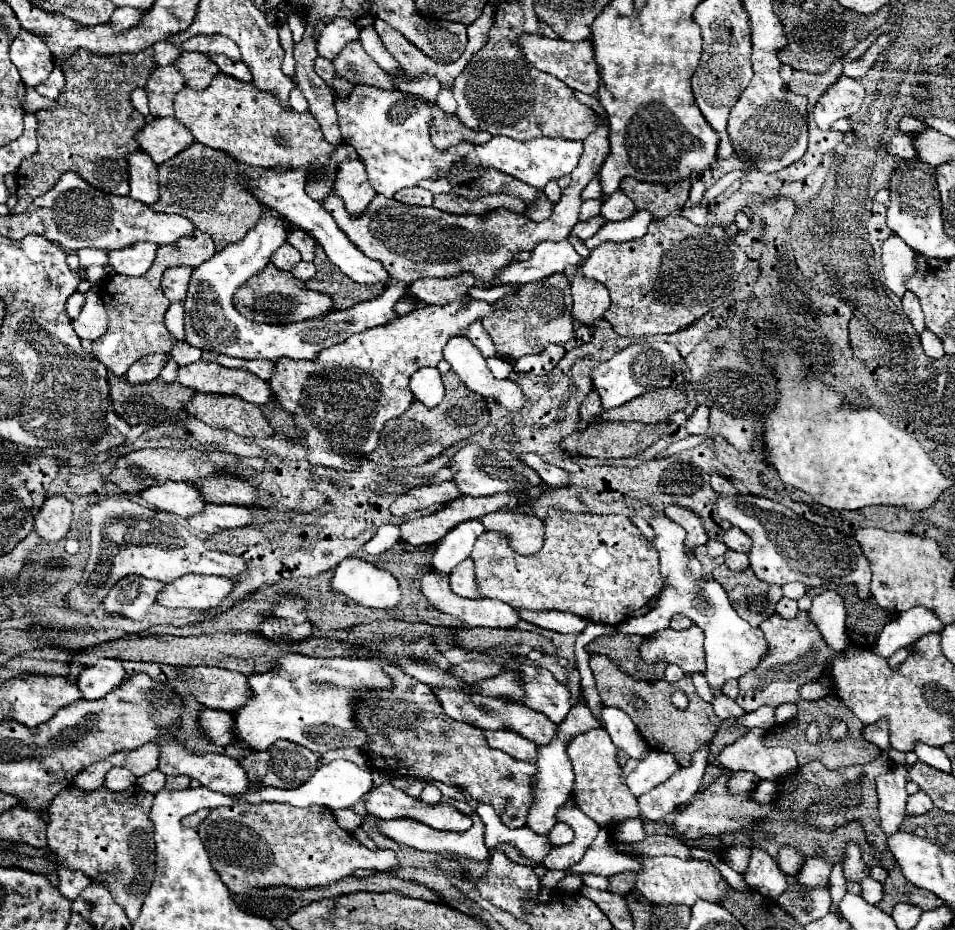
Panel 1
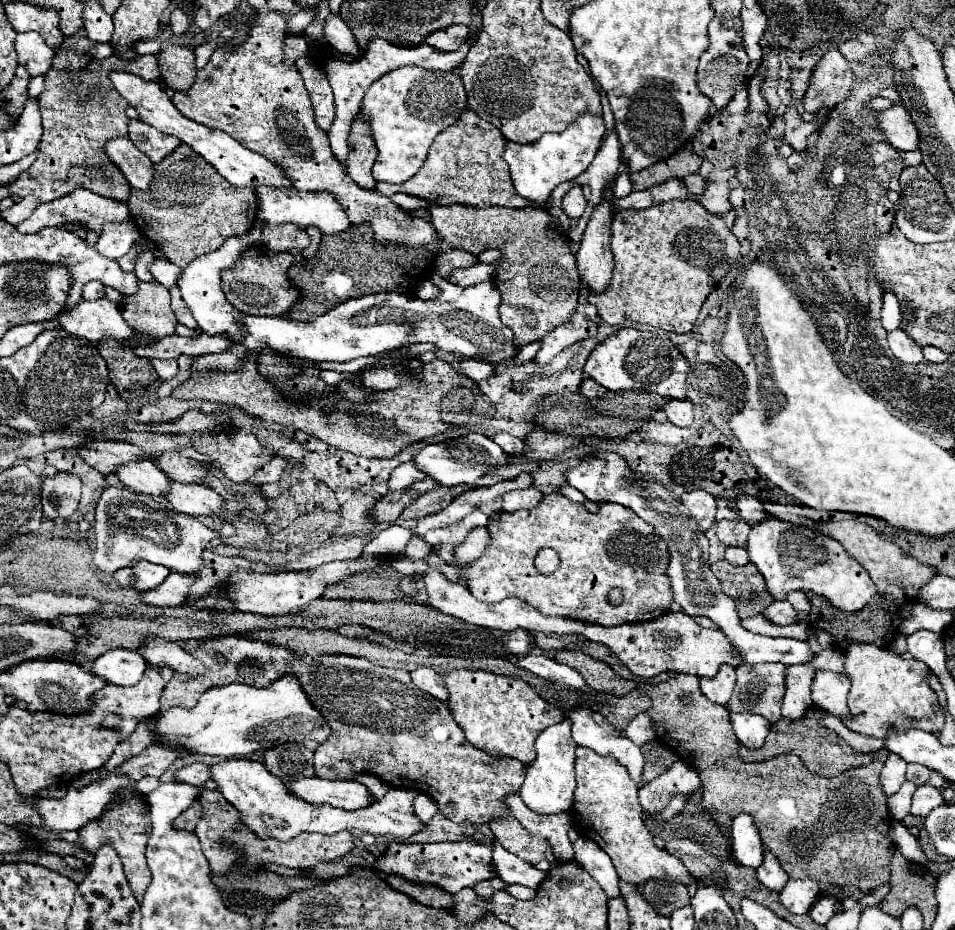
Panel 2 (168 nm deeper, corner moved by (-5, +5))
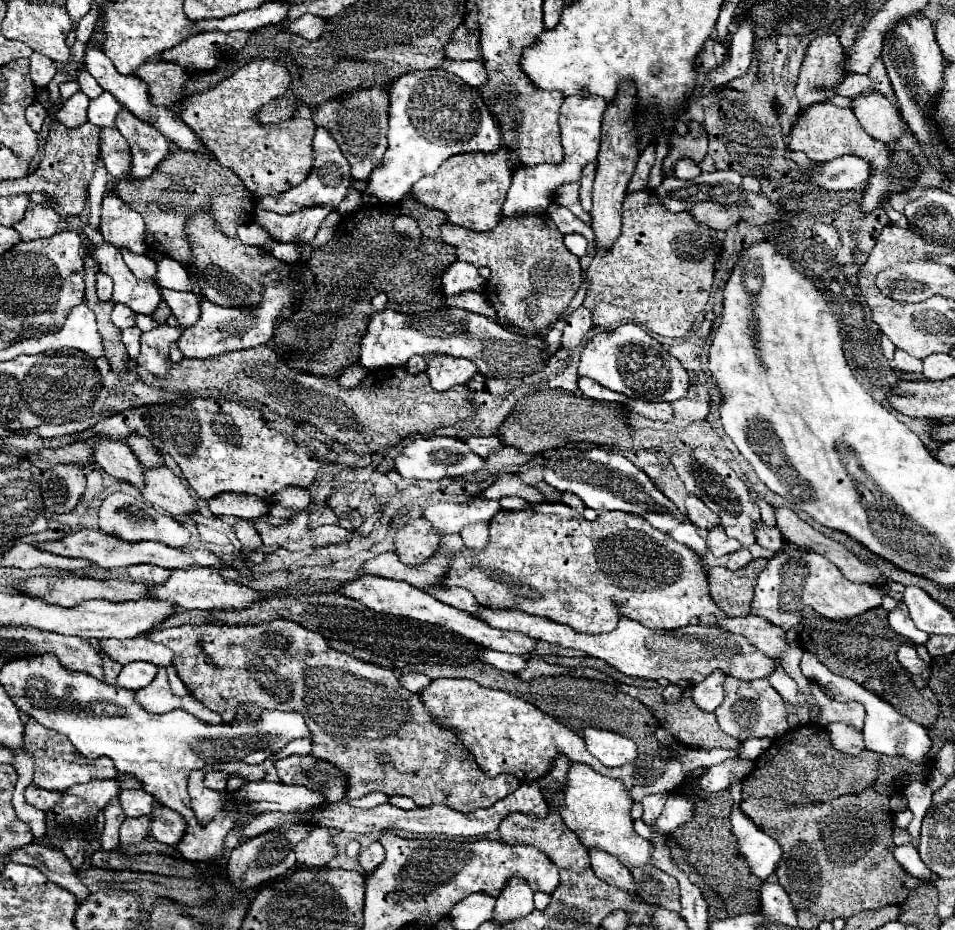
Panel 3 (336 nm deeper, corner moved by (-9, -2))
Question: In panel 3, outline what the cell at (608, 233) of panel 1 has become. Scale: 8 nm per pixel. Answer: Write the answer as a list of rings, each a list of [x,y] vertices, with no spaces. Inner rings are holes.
[[[682,158],[682,162],[678,162],[672,168],[672,174],[676,178],[680,178],[680,180],[692,180],[692,178],[696,178],[700,174],[700,168],[694,162],[690,162],[688,158]]]

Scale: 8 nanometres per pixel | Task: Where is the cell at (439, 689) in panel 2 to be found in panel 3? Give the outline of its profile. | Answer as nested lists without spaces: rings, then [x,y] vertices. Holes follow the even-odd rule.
[[[402,674],[398,680],[400,680],[400,686],[404,686],[410,692],[422,692],[430,682],[430,678],[424,674]]]

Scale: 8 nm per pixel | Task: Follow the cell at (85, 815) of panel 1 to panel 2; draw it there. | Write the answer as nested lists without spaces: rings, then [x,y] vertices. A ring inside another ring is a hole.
[[[140,795],[126,799],[126,801],[112,803],[98,819],[90,819],[82,829],[78,829],[78,841],[76,841],[88,853],[96,853],[98,847],[102,847],[102,845],[112,845],[122,859],[124,875],[126,875],[130,889],[132,889],[138,903],[142,903],[144,891],[152,879],[148,863],[146,863],[146,855],[144,855],[148,839],[150,839],[150,831],[152,831],[152,823],[150,823],[148,813],[150,813],[150,807],[148,807],[146,799]]]

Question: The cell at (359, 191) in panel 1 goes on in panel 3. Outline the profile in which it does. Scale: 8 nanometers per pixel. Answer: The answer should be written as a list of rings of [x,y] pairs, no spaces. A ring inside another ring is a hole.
[[[374,84],[370,88],[354,90],[350,94],[344,94],[342,98],[334,98],[332,102],[322,102],[312,110],[312,120],[320,128],[324,124],[326,130],[330,130],[332,138],[338,142],[342,154],[352,166],[352,178],[354,180],[366,180],[374,166],[382,160],[388,140],[388,108],[390,108],[390,84]]]

